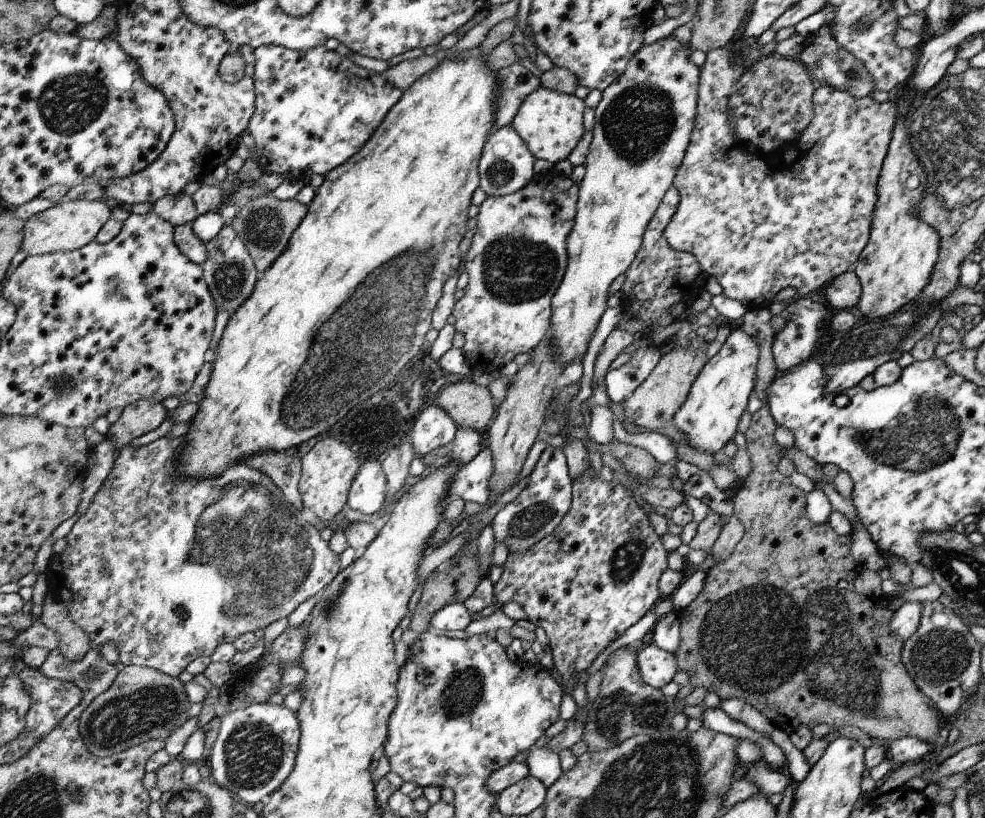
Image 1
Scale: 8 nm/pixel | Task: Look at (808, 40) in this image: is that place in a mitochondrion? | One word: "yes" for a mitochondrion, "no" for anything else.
no

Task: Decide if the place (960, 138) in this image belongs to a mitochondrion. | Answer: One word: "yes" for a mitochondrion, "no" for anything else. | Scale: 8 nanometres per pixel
yes

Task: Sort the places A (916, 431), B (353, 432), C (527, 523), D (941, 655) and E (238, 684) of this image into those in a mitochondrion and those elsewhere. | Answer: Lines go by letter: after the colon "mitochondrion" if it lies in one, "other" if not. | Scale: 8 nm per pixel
A: mitochondrion
B: mitochondrion
C: mitochondrion
D: mitochondrion
E: other

